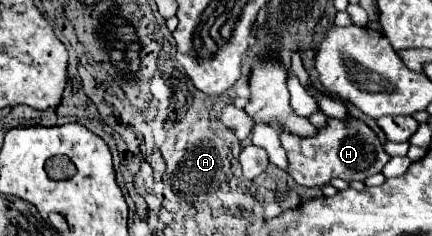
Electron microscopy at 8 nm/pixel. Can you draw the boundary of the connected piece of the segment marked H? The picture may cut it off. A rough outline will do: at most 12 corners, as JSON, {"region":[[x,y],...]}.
{"region":[[357,117],[313,137],[281,129],[287,173],[305,187],[365,181],[389,161]]}

